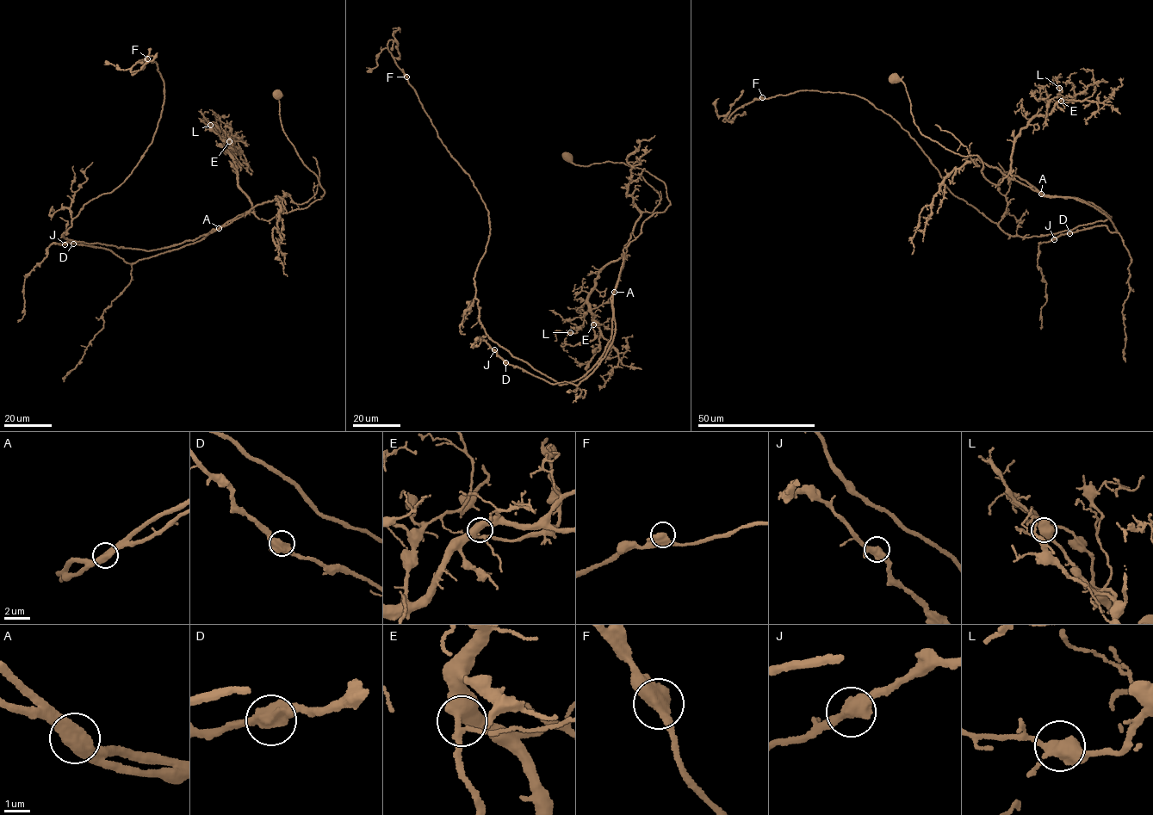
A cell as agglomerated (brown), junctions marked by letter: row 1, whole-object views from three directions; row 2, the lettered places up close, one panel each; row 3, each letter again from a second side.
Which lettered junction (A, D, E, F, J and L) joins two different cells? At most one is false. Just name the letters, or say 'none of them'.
A

